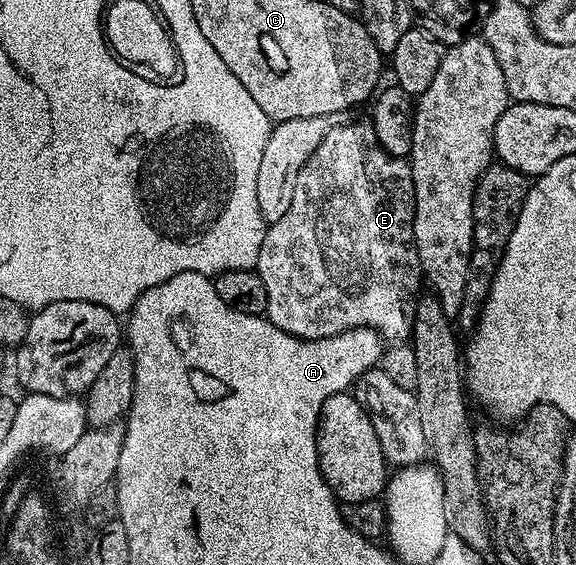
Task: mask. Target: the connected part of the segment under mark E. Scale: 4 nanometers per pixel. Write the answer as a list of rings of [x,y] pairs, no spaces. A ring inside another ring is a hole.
[[[373,120],[350,121],[347,125],[335,124],[329,129],[316,151],[300,167],[296,175],[296,187],[292,191],[292,203],[287,213],[276,219],[276,223],[268,226],[266,233],[260,238],[260,272],[264,283],[264,292],[268,295],[268,307],[265,311],[267,321],[280,327],[293,337],[299,337],[302,341],[308,339],[324,339],[332,335],[340,335],[349,329],[364,327],[378,330],[379,334],[387,342],[394,343],[399,340],[402,332],[413,330],[414,316],[420,290],[424,285],[424,274],[418,262],[418,252],[414,246],[414,184],[412,183],[412,171],[406,157],[396,157],[390,154],[377,141],[377,131],[374,129]]]

